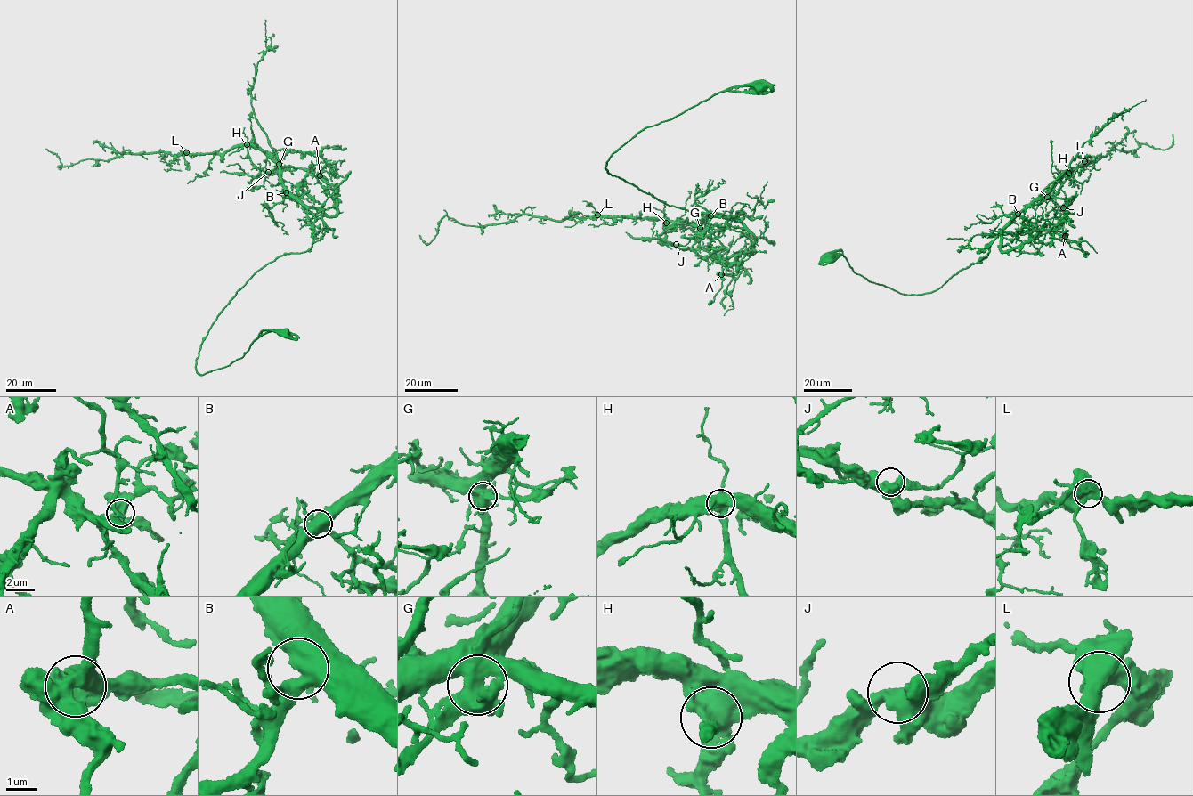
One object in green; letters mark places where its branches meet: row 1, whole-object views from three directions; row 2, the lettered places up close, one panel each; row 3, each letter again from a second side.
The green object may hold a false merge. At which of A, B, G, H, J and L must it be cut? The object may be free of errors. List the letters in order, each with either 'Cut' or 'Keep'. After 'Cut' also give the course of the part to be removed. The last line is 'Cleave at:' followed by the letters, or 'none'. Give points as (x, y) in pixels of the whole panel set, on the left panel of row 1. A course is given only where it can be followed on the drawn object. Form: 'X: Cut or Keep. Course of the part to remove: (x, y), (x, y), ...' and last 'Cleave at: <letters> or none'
A: Keep
B: Keep
G: Cut. Course of the part to remove: (279, 164), (291, 172), (289, 169)
H: Keep
J: Keep
L: Keep
Cleave at: G

